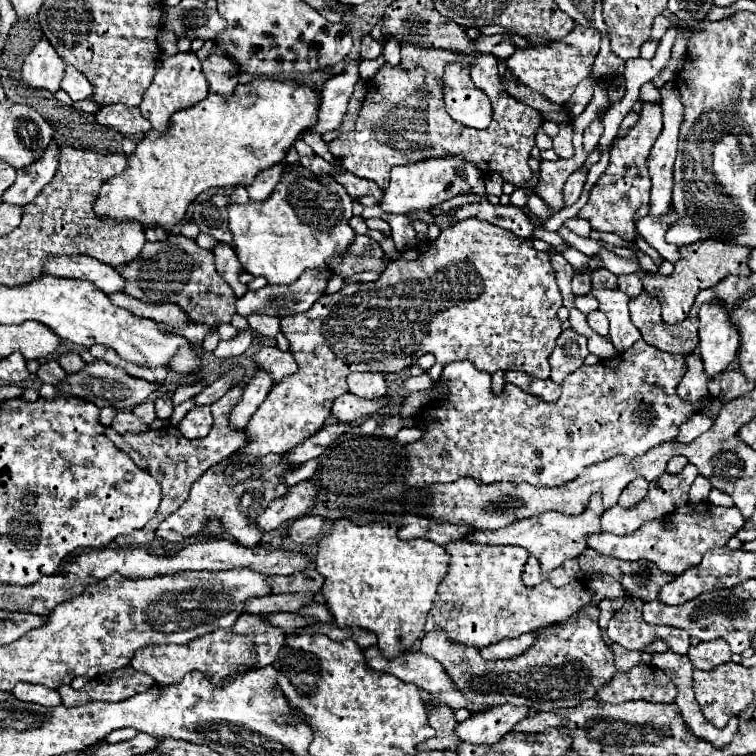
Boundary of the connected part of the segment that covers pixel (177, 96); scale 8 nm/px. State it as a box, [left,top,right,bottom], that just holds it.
[140,52,208,132]

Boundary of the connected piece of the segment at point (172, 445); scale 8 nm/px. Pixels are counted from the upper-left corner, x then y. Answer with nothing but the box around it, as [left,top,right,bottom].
[122,386,246,530]

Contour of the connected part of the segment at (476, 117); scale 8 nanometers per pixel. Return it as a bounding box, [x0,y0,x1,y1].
[444,64,492,128]

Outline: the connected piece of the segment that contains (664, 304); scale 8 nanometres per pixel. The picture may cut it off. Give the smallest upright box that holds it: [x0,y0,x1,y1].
[642,240,750,324]

